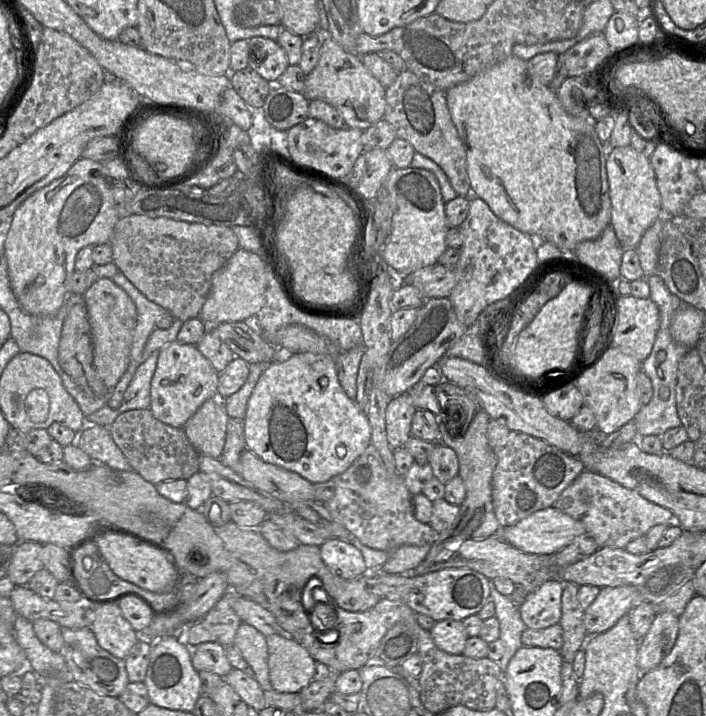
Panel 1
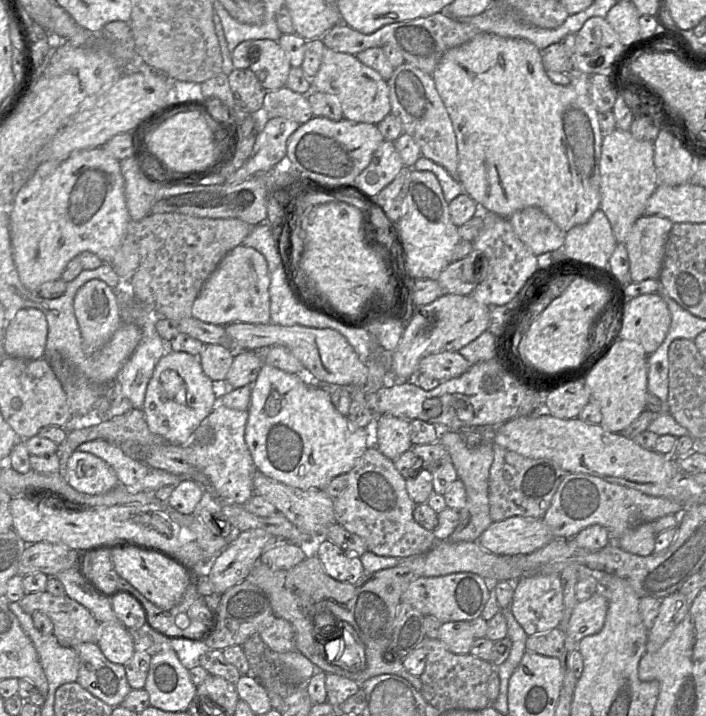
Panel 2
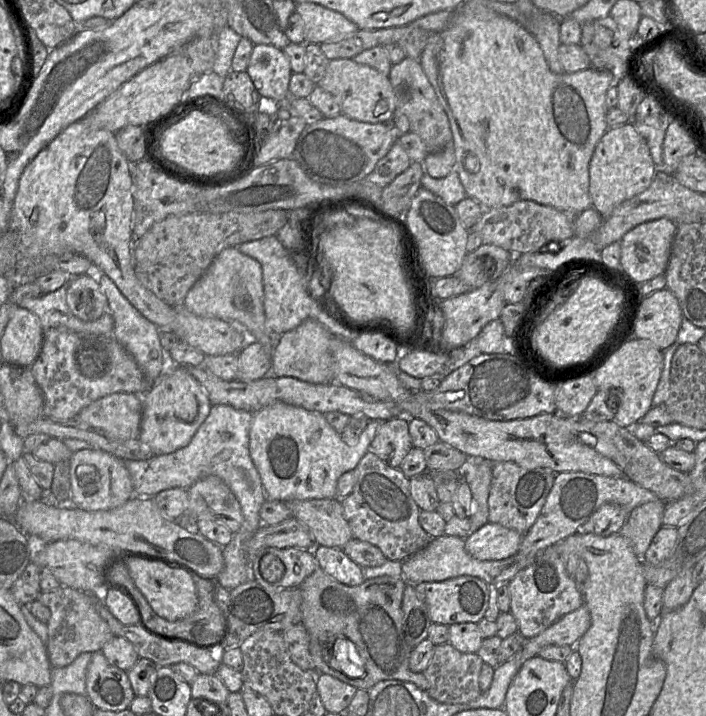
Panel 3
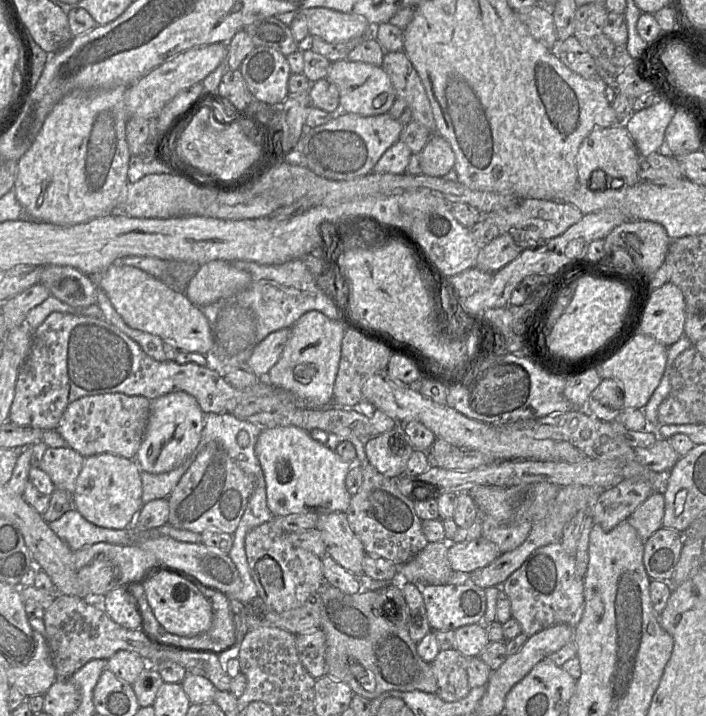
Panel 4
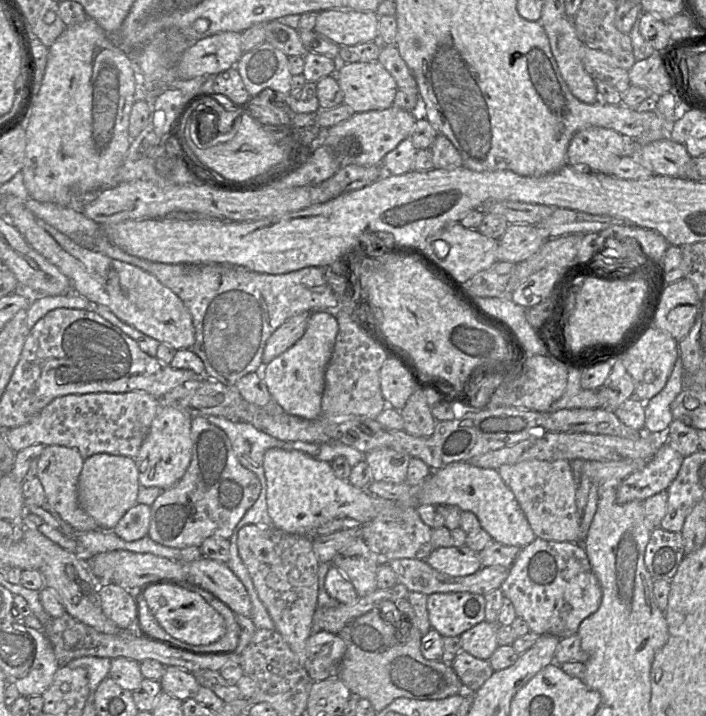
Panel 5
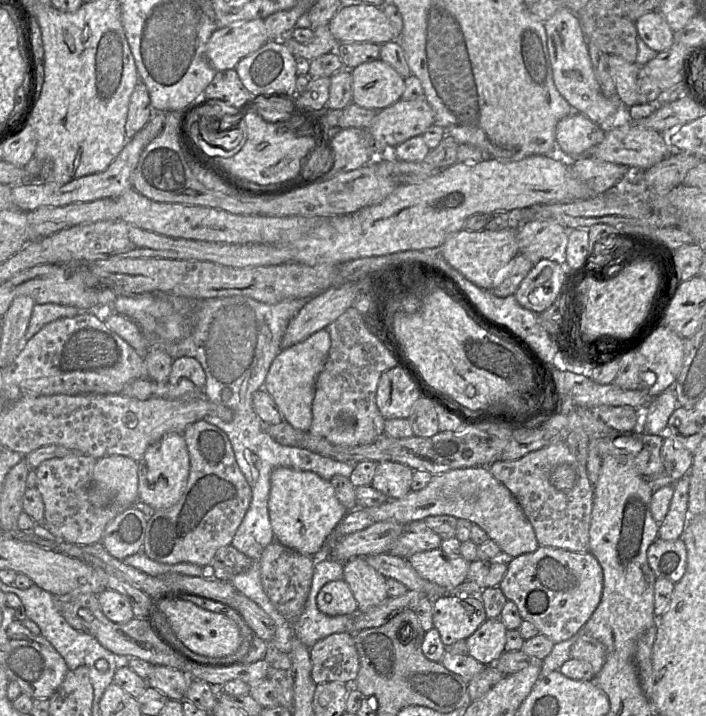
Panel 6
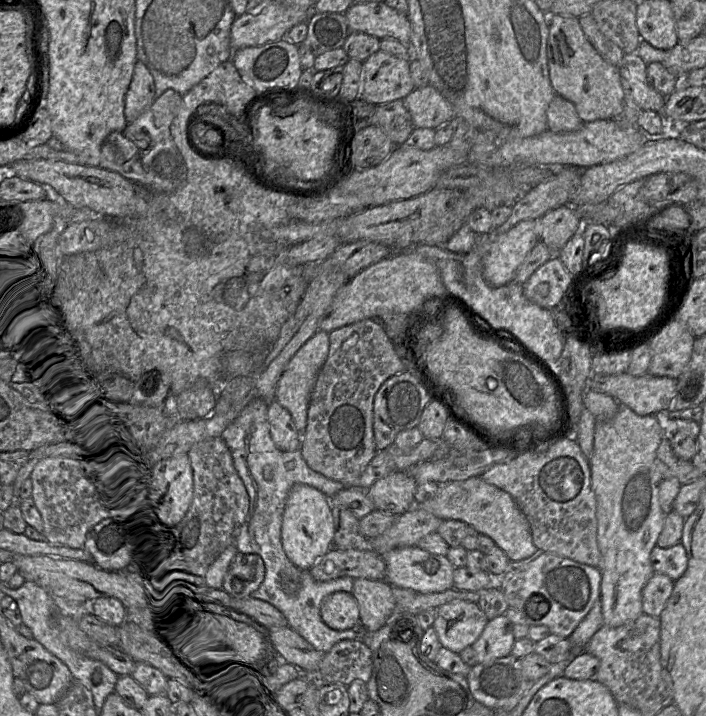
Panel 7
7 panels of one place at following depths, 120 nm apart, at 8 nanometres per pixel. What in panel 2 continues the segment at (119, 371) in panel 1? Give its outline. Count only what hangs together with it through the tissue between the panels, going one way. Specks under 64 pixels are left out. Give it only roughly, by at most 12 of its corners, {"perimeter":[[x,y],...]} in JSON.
{"perimeter":[[80,287],[73,308],[88,354],[122,323],[117,292]]}

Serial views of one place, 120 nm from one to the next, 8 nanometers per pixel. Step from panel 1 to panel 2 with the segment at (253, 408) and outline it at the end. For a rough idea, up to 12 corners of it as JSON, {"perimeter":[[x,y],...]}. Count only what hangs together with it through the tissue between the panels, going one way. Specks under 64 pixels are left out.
{"perimeter":[[263,364],[245,441],[265,476],[324,490],[372,428],[327,388]]}

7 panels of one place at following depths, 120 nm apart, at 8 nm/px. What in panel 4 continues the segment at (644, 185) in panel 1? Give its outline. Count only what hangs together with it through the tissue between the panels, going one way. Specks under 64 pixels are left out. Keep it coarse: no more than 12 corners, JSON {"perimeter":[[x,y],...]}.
{"perimeter":[[624,124],[594,129],[575,158],[578,184],[640,181],[639,153]]}

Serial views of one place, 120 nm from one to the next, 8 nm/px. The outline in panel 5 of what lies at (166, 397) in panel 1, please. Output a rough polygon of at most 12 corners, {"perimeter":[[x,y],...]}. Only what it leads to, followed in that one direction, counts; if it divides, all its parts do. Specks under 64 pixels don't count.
{"perimeter":[[162,404],[134,458],[165,490],[192,459],[192,416]]}

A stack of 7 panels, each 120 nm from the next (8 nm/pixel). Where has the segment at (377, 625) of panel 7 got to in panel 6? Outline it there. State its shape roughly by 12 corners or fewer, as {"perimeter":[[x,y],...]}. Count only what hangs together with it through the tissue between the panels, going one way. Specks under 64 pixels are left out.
{"perimeter":[[366,556],[344,562],[344,580],[367,612],[388,597]]}

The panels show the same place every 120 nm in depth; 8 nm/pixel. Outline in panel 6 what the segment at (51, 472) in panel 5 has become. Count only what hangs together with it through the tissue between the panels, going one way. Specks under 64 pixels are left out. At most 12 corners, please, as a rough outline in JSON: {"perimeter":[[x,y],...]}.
{"perimeter":[[72,452],[35,469],[45,528],[62,541],[99,543],[126,509],[95,507],[96,461]]}

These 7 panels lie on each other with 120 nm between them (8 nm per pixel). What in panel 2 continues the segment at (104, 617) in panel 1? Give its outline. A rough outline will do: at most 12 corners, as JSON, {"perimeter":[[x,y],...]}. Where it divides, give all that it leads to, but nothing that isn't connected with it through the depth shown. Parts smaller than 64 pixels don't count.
{"perimeter":[[120,621],[100,623],[97,645],[116,664],[135,653]]}

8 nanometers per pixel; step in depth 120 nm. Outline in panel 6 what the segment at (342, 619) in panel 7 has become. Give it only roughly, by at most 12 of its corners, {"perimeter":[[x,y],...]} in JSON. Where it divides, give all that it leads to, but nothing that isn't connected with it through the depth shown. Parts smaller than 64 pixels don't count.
{"perimeter":[[344,579],[325,584],[318,609],[328,616],[359,613]]}

